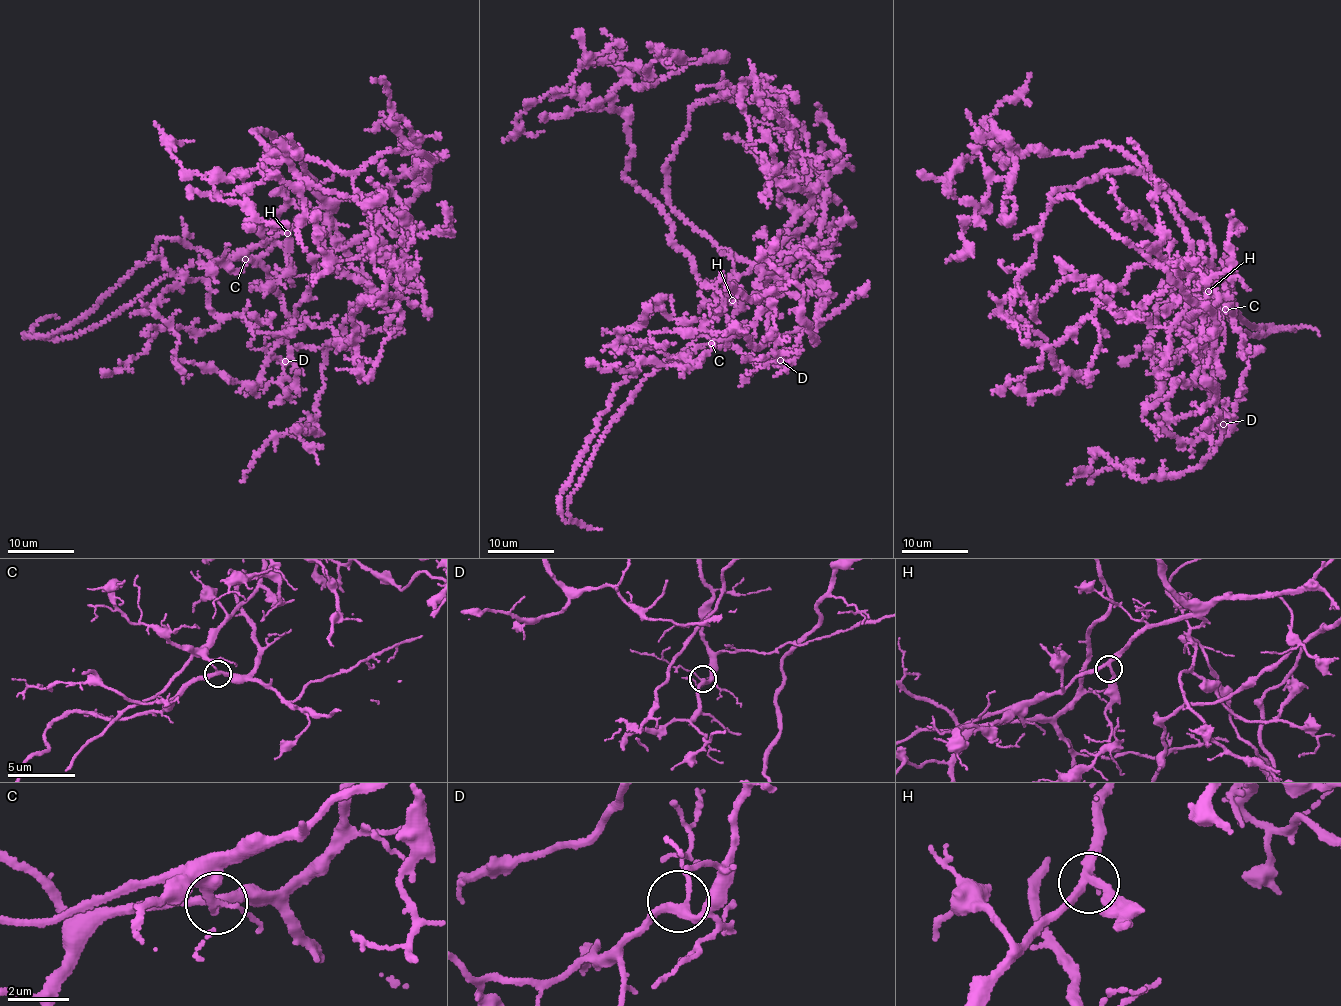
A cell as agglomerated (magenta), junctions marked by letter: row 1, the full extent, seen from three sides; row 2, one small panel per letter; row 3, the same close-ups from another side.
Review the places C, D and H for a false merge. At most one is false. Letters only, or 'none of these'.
C

